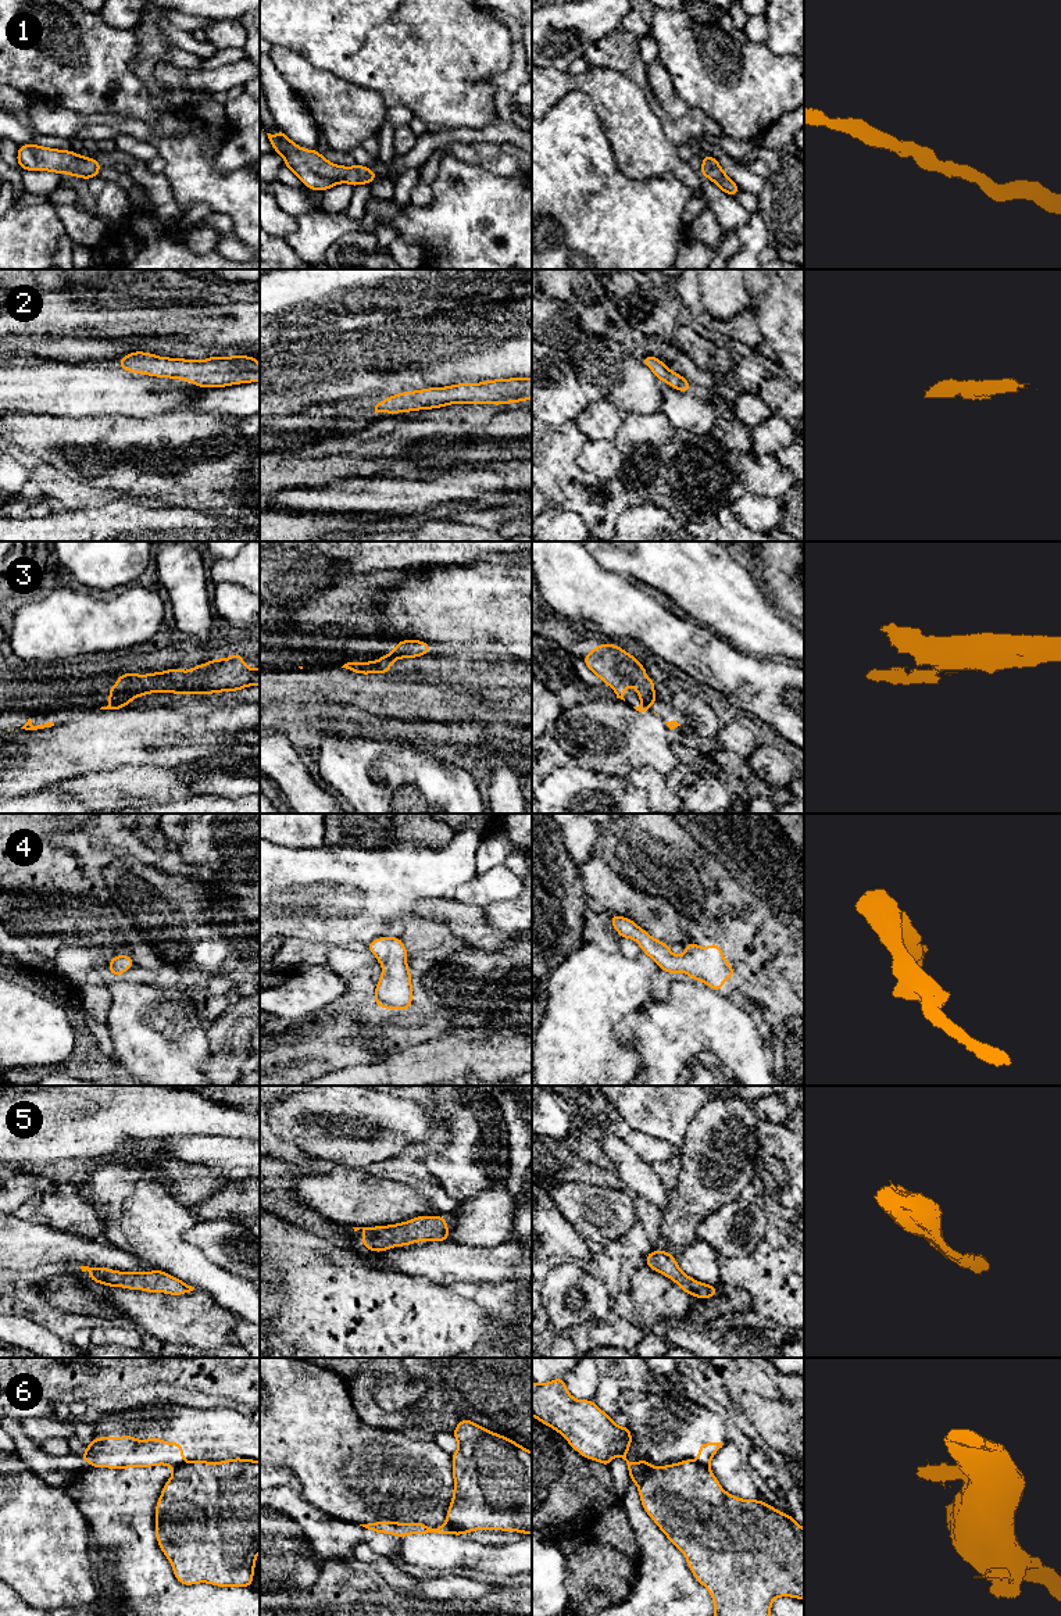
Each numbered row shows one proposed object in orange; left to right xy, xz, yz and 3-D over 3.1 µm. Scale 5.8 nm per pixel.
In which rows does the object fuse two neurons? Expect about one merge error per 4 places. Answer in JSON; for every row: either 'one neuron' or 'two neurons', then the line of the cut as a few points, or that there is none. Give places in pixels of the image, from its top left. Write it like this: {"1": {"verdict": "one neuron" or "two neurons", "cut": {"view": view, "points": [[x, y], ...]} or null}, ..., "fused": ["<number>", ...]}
{"1": {"verdict": "one neuron", "cut": null}, "2": {"verdict": "one neuron", "cut": null}, "3": {"verdict": "two neurons", "cut": {"view": "xz", "points": [[381, 657], [392, 657], [395, 660]]}}, "4": {"verdict": "one neuron", "cut": null}, "5": {"verdict": "one neuron", "cut": null}, "6": {"verdict": "two neurons", "cut": {"view": "xz", "points": [[447, 1520], [460, 1534]]}}, "fused": ["3", "6"]}

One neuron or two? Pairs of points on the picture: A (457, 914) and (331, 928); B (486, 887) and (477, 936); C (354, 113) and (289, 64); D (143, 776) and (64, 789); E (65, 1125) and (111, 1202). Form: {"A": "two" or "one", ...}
{"A": "two", "B": "two", "C": "one", "D": "one", "E": "two"}

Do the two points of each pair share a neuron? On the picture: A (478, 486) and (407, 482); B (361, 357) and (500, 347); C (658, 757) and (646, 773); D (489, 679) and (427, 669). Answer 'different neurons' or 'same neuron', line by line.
A: same neuron
B: same neuron
C: different neurons
D: same neuron

